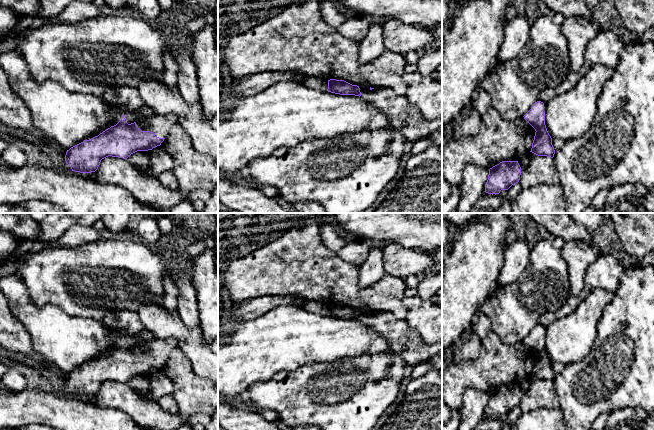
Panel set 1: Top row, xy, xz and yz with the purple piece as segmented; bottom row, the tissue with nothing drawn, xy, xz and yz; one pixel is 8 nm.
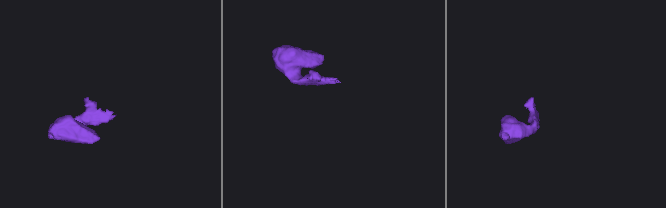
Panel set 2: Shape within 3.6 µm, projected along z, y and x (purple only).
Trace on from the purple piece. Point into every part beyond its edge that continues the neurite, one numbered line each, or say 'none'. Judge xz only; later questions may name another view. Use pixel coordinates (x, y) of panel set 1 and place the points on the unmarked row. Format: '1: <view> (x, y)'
1: xz (403, 340)

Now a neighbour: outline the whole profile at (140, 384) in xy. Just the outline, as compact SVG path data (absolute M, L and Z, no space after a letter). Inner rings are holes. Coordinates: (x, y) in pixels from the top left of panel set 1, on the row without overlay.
M152 374L137 375L131 378L127 384L142 398L146 398L150 393L150 382Z

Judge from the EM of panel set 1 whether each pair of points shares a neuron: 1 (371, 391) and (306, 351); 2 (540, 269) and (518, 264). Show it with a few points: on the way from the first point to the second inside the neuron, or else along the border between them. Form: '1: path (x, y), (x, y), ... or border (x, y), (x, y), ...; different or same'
1: border (347, 358), (331, 362), (305, 364), (301, 367); different
2: border (531, 249), (527, 267), (511, 284); different

